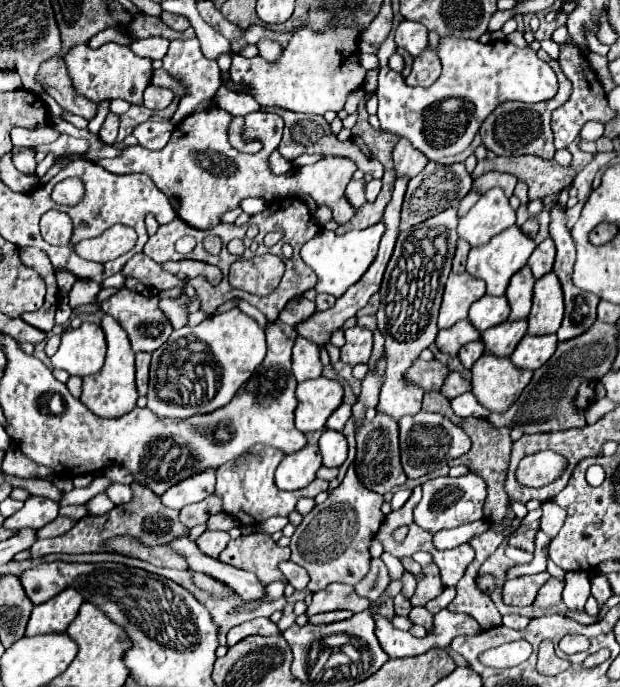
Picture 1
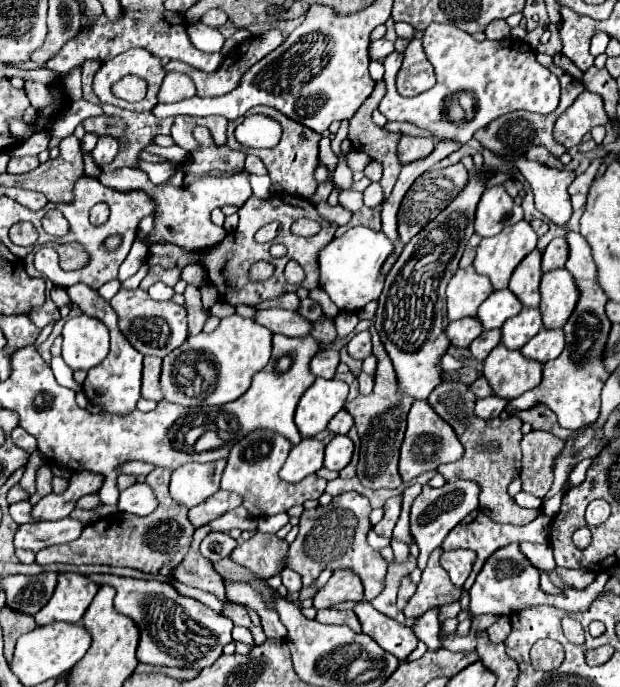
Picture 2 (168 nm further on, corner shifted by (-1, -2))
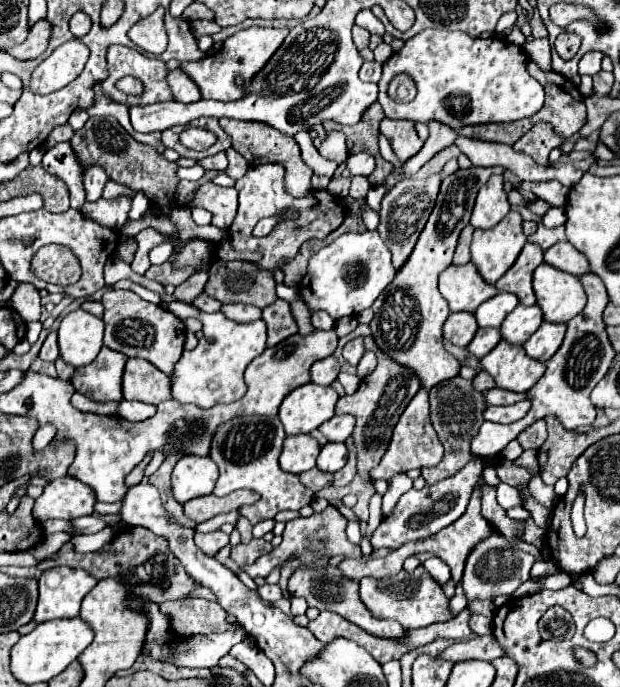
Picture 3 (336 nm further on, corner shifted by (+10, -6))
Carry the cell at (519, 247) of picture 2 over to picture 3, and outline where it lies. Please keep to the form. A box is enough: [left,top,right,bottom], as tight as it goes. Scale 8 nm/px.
[471,210,525,284]

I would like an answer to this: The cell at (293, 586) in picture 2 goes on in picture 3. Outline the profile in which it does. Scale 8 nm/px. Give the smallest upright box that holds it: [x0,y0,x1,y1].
[257,584,283,602]

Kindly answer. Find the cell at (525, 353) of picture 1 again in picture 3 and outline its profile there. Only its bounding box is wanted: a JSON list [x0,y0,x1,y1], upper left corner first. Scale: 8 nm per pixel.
[523,322,565,362]

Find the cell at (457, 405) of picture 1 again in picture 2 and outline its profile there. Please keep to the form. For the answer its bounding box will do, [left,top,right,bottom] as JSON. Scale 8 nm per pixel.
[476,396,510,420]

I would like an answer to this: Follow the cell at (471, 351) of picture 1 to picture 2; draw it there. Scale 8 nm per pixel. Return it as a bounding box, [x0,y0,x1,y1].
[470,330,502,360]

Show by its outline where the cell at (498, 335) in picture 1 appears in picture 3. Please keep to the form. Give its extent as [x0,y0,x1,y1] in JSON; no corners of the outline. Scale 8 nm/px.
[501,306,543,346]

